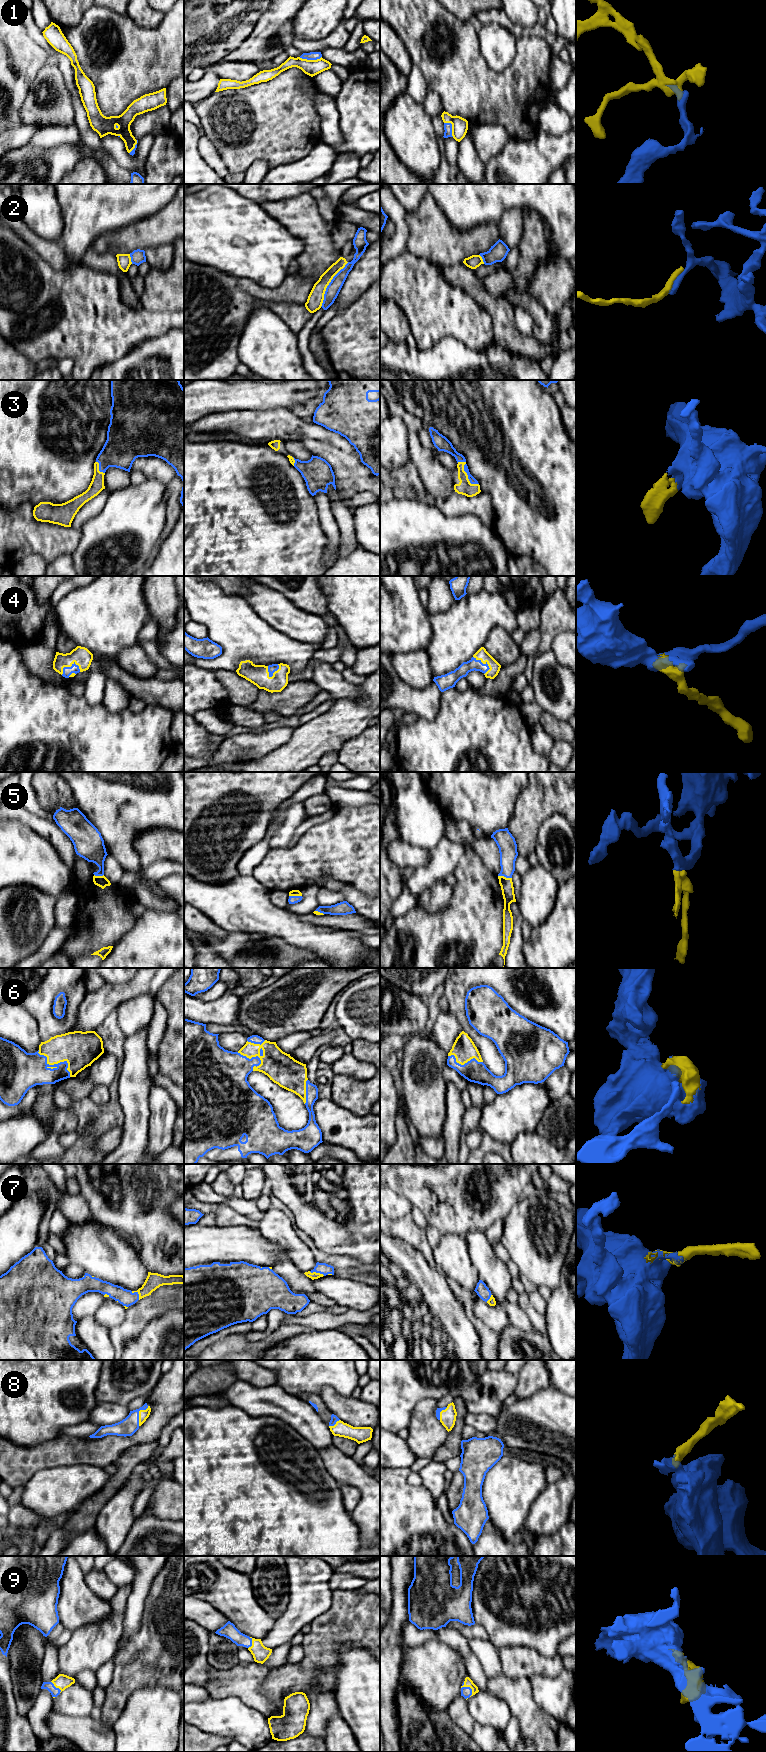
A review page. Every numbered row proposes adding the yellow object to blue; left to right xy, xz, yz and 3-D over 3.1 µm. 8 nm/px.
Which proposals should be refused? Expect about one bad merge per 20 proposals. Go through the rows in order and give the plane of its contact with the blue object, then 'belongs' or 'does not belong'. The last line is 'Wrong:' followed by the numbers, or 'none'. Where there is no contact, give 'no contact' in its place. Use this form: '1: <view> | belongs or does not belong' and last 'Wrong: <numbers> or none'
1: xz | belongs
2: xz | belongs
3: yz | belongs
4: xy | belongs
5: yz | belongs
6: xy | belongs
7: xy | belongs
8: xy | belongs
9: yz | belongs
Wrong: none

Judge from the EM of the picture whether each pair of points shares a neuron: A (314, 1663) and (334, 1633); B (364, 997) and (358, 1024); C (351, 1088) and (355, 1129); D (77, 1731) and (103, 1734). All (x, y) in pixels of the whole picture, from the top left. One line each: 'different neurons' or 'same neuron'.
A: same neuron
B: same neuron
C: different neurons
D: same neuron

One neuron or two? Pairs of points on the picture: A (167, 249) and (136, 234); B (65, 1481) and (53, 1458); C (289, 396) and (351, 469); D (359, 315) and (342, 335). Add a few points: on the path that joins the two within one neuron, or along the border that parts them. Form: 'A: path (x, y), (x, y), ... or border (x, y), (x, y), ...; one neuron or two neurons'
A: border (172, 243), (159, 244), (144, 250); two neurons
B: border (80, 1463), (47, 1467), (35, 1473); two neurons
C: border (289, 408), (270, 408), (266, 410); two neurons
D: path (357, 320), (347, 330); one neuron

